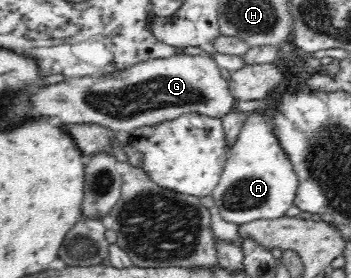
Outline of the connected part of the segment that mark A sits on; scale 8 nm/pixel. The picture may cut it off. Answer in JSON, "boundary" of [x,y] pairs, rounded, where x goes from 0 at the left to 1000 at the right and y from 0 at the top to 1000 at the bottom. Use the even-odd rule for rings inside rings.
{"boundary":[[[724,396],[701,414],[675,504],[647,547],[621,665],[601,694],[632,788],[684,813],[735,788],[798,788],[840,737],[852,644],[783,482],[778,417]]]}

